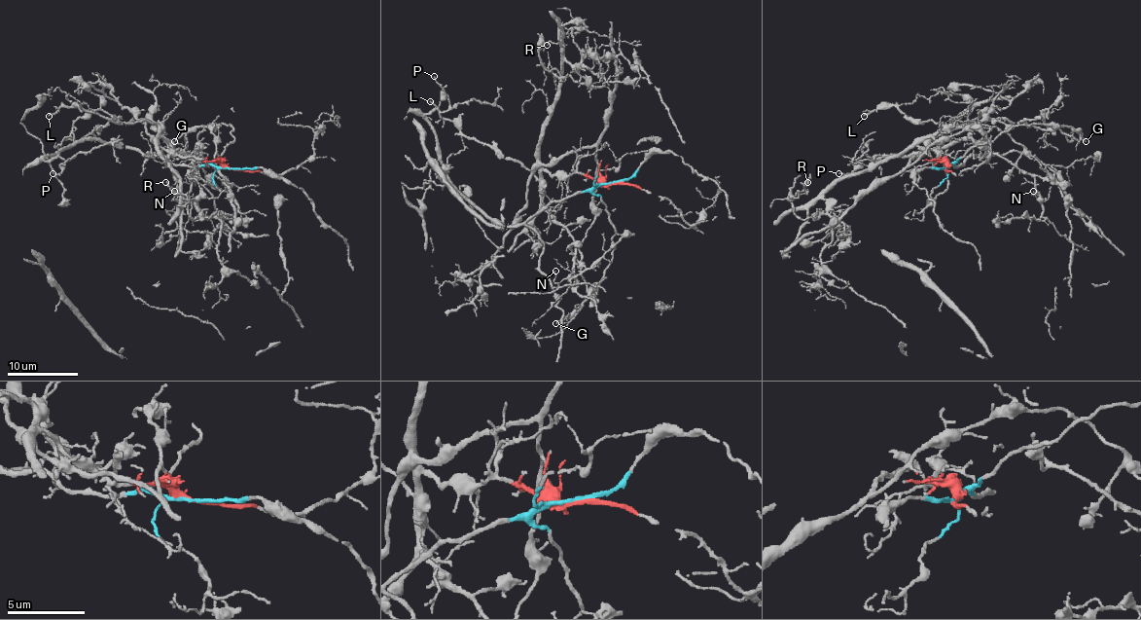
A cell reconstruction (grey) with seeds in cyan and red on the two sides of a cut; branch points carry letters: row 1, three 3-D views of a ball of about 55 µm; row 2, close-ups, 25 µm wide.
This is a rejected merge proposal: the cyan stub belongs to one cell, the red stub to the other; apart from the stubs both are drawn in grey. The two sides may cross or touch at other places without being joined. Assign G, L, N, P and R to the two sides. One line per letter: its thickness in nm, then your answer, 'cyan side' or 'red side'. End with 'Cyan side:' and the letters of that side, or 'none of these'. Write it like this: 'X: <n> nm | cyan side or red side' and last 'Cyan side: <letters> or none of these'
G: 120 nm | cyan side
L: 180 nm | red side
N: 120 nm | red side
P: 120 nm | cyan side
R: 140 nm | red side
Cyan side: G, P

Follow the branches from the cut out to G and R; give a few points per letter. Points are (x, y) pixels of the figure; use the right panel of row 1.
G: (944, 169), (972, 148), (1024, 125), (1065, 125), (1076, 129), (1086, 140)
R: (946, 169), (938, 144), (916, 140), (841, 176), (828, 208), (801, 219), (792, 200), (807, 181)

